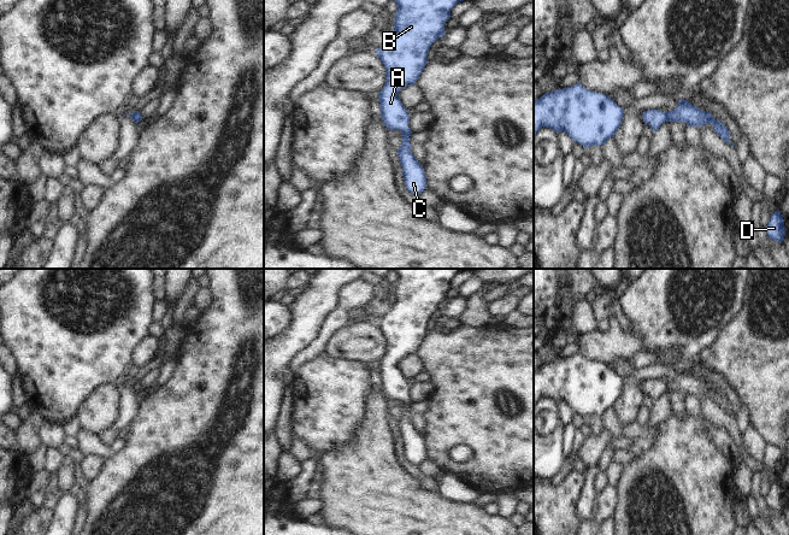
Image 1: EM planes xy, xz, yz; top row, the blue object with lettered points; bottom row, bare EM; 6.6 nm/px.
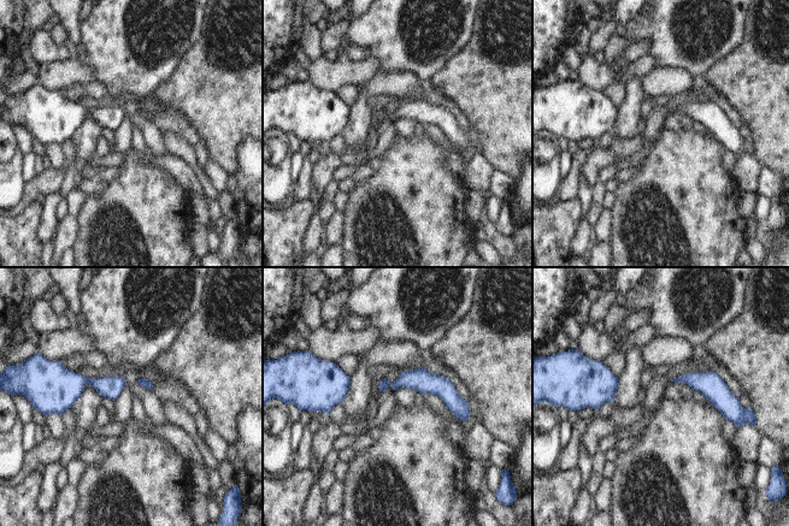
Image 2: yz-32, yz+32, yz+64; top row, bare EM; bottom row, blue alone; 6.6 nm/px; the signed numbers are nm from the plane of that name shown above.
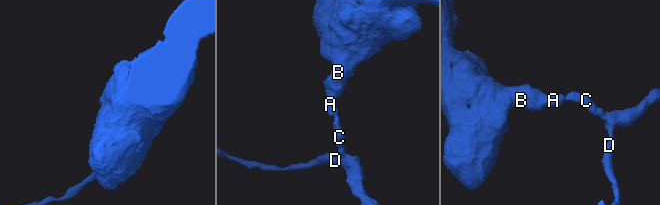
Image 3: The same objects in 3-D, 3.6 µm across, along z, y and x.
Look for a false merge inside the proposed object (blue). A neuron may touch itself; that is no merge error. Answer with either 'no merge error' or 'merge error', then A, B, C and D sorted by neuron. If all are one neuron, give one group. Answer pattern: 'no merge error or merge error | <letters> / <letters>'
no merge error | A B C D

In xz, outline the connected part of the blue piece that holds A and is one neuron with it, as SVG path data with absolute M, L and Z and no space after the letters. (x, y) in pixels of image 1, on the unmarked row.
M391 269L398 275L394 301L376 324L385 337L385 353L378 363L381 387L388 400L399 400L401 416L398 419L402 446L408 461L419 465L426 457L420 433L413 427L408 398L410 386L399 369L399 361L416 354L428 334L430 316L444 302L451 280L466 269Z

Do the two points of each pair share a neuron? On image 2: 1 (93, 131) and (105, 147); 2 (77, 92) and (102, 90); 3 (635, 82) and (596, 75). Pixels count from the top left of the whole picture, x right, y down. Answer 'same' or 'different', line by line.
1: different
2: same
3: different

